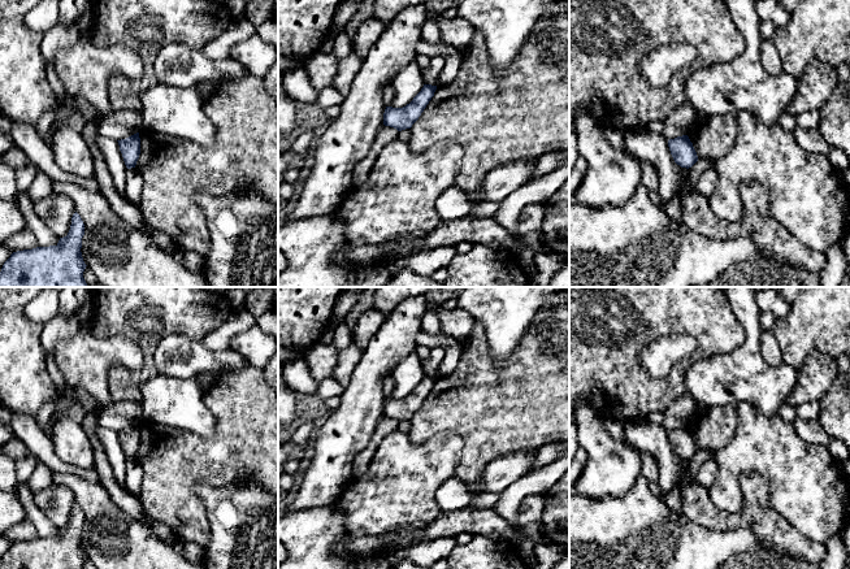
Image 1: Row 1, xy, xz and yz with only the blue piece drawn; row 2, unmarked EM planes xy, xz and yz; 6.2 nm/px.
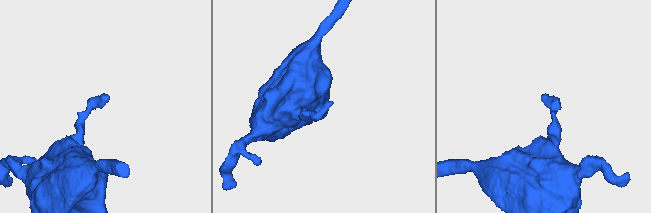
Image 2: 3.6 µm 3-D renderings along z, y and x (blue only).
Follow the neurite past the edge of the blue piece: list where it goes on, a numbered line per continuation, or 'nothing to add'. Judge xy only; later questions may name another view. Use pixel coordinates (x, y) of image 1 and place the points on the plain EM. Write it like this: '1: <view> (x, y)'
nothing to add

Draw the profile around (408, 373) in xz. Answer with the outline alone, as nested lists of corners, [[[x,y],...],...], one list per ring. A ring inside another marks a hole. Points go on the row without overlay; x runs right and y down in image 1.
[[[415,351],[406,360],[403,360],[394,369],[391,375],[395,379],[395,388],[389,398],[403,399],[409,395],[424,378],[421,359],[417,352]]]

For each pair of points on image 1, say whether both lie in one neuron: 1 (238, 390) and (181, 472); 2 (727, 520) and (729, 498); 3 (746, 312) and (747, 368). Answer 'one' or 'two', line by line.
1: one
2: two
3: one

